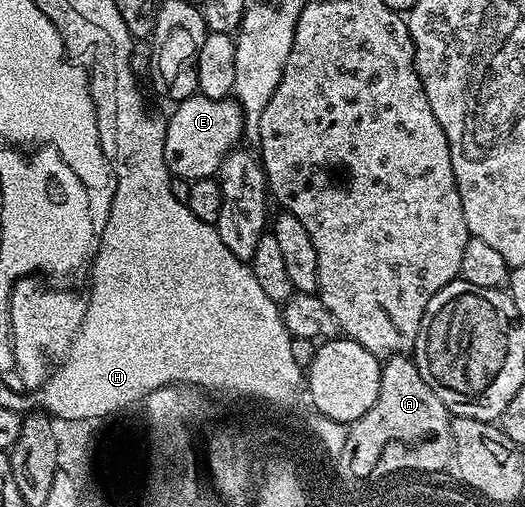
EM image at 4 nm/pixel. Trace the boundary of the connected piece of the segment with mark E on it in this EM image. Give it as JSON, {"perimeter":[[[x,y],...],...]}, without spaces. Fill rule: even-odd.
{"perimeter":[[[195,95],[177,102],[174,114],[164,125],[166,138],[164,159],[171,177],[183,177],[192,182],[214,177],[224,159],[243,140],[242,109],[233,99],[208,99]]]}

